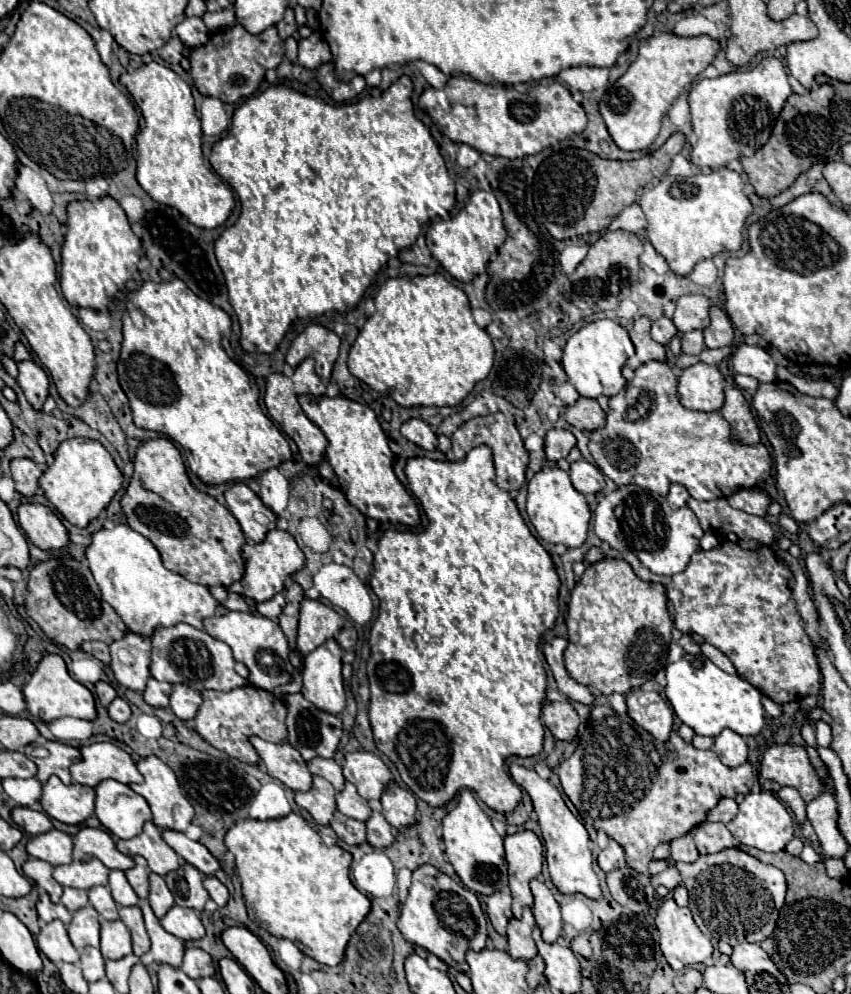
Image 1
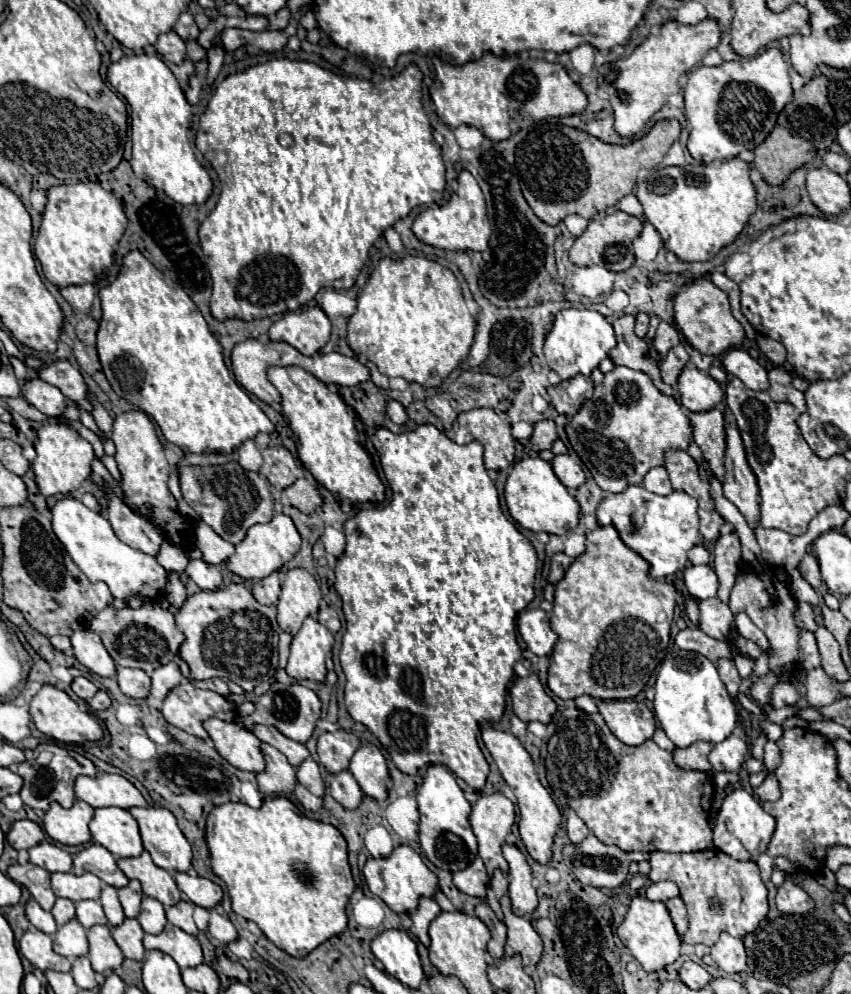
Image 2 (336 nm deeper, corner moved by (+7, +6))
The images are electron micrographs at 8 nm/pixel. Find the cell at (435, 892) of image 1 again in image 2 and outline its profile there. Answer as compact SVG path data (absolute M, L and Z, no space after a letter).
M404 844L394 848L394 852L388 858L382 860L370 858L364 866L364 878L370 892L374 896L380 896L396 914L412 914L418 908L422 896L436 898L436 894L440 892L438 876L422 862L418 852L414 852L410 846Z

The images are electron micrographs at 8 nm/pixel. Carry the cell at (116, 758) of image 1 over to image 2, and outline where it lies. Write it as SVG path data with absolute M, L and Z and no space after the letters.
M98 772L96 776L78 776L74 790L76 798L88 802L92 808L118 806L128 810L132 806L146 806L140 790L122 774Z

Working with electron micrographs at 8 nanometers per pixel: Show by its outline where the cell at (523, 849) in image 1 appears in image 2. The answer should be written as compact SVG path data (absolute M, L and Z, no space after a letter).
M504 794L482 796L472 806L470 824L478 838L480 858L484 860L490 876L496 868L508 874L508 862L502 856L502 846L506 842L506 836L512 832L514 822L516 822L514 802L508 800Z

